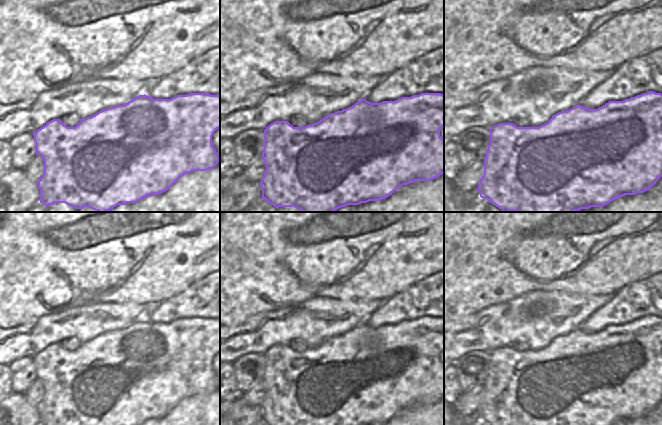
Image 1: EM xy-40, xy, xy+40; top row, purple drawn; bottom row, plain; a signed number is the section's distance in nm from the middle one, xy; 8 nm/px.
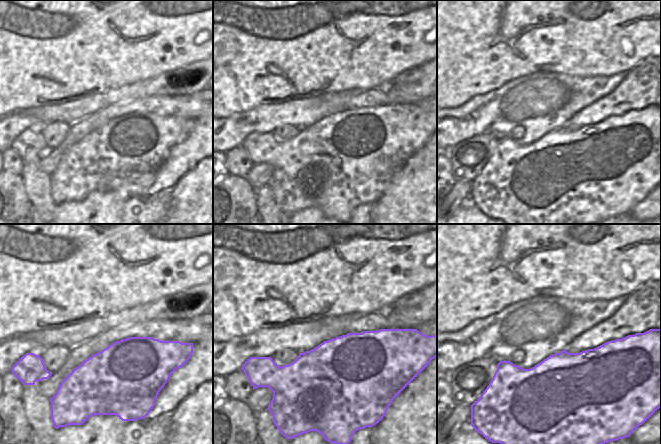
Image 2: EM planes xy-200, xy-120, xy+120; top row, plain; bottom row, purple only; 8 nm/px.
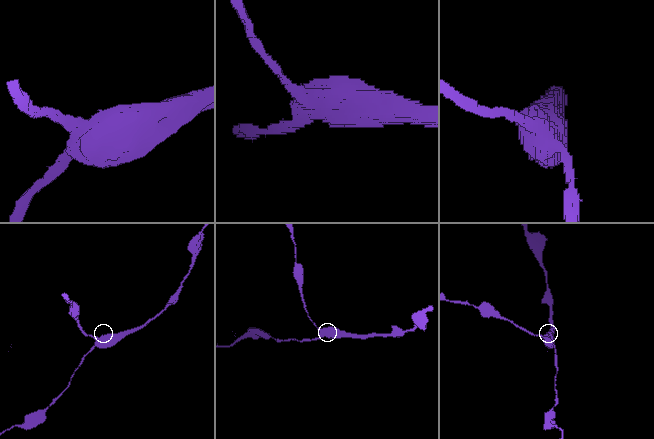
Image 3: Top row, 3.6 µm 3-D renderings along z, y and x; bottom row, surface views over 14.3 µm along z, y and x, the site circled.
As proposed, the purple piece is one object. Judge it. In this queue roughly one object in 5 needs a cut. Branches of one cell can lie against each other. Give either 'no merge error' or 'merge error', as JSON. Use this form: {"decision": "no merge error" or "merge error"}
{"decision": "no merge error"}

